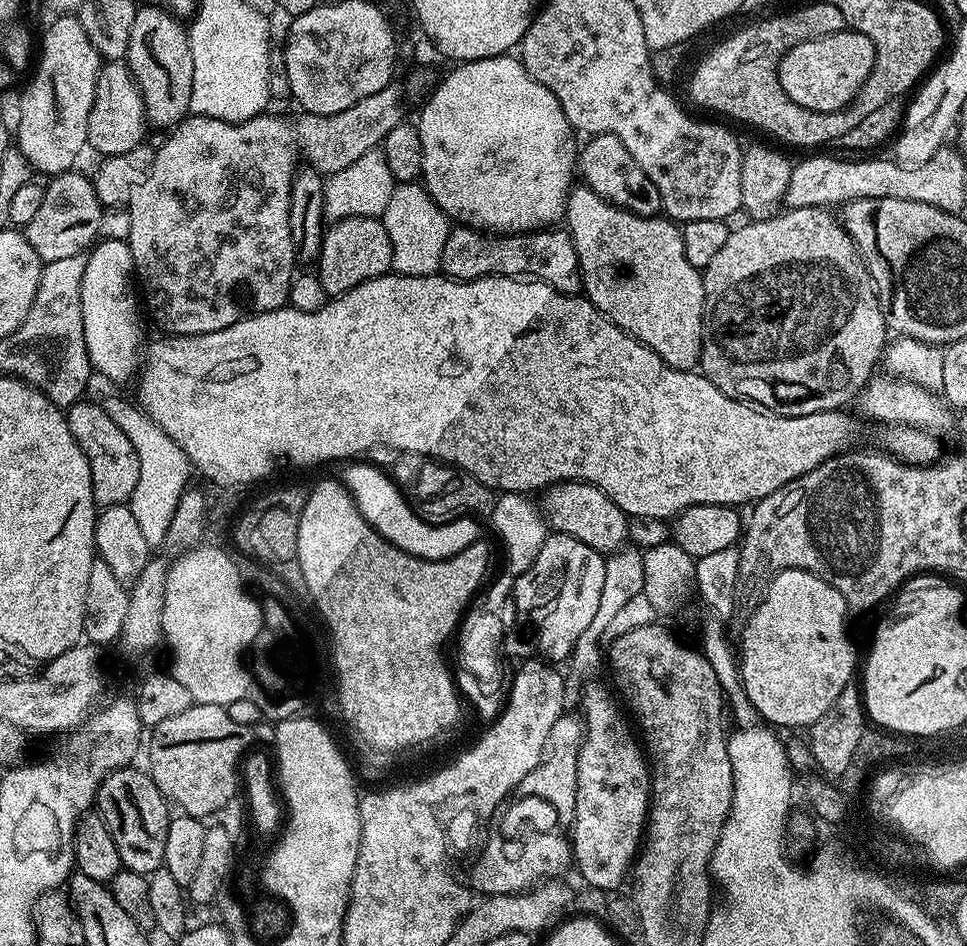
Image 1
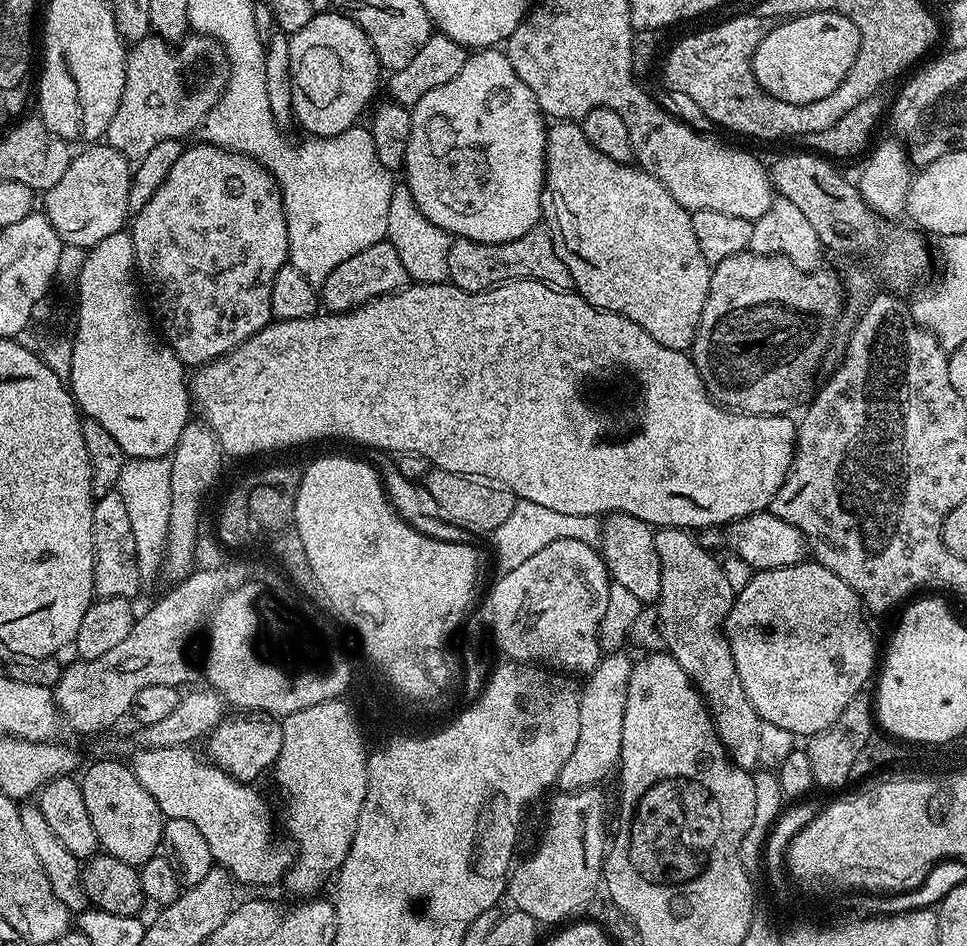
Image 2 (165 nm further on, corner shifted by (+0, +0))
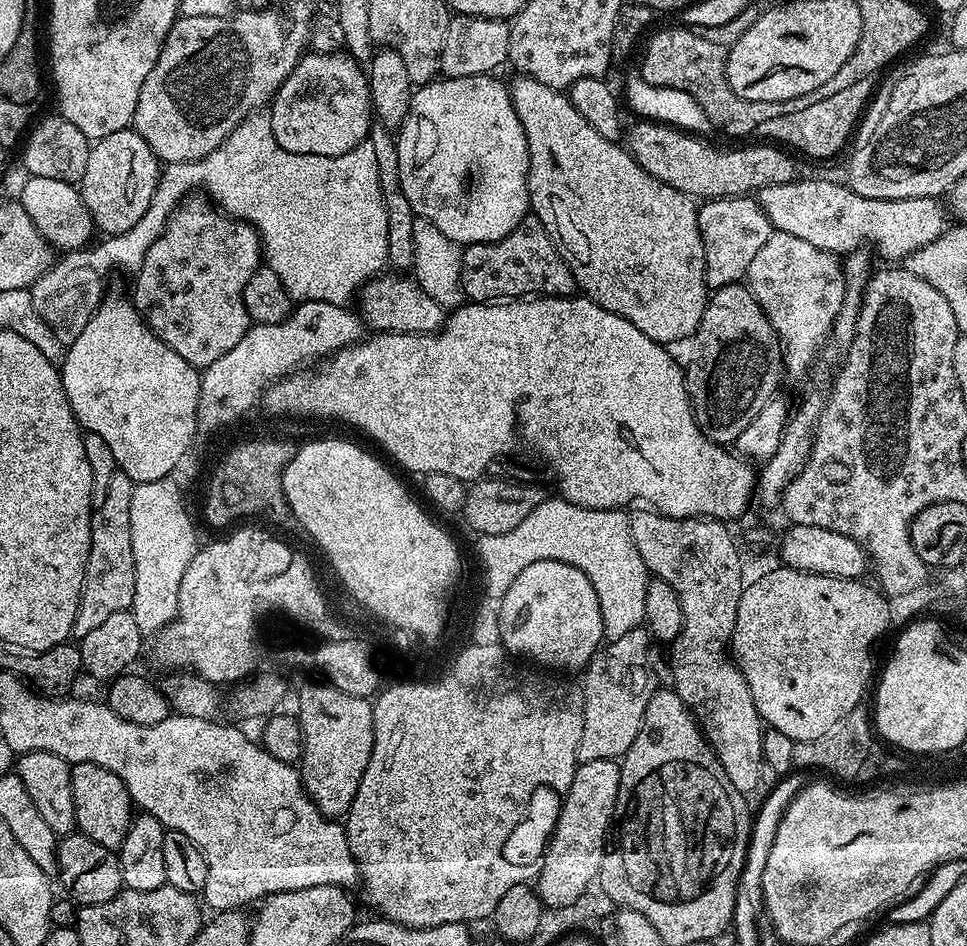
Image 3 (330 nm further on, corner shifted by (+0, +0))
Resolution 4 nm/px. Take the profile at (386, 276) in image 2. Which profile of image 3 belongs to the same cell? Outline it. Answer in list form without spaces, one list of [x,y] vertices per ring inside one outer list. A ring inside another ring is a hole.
[[[381,274],[372,277],[358,293],[358,315],[369,329],[376,332],[414,332],[417,334],[435,334],[440,331],[441,321],[445,319],[445,309],[438,302],[434,302],[434,298],[430,298],[430,294],[426,294],[426,290],[422,290],[416,283],[415,279],[404,276],[388,276],[389,274]]]

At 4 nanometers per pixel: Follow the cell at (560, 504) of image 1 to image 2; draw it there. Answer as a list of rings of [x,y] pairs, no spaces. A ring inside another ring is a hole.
[[[611,511],[603,517],[598,551],[604,558],[608,575],[618,586],[626,586],[644,606],[655,605],[662,590],[662,570],[654,546],[655,537],[653,525],[625,512]]]

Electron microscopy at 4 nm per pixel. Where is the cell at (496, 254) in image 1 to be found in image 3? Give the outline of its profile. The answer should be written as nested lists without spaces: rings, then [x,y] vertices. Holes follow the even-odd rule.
[[[521,226],[495,244],[469,244],[460,253],[460,288],[472,302],[496,302],[501,298],[528,298],[533,294],[545,296],[571,296],[577,291],[576,277],[564,263],[557,245],[547,232]]]

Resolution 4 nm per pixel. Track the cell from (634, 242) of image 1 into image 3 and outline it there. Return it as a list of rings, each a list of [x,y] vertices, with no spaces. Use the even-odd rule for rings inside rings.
[[[523,74],[517,75],[515,78],[517,80],[511,81],[510,84],[510,95],[514,110],[522,122],[524,133],[528,139],[528,195],[530,197],[530,208],[534,216],[536,212],[537,218],[544,223],[541,224],[543,231],[547,232],[549,237],[558,245],[558,251],[564,263],[571,268],[572,275],[576,277],[579,291],[608,312],[613,312],[630,322],[634,322],[634,326],[638,326],[638,330],[642,330],[642,334],[646,334],[646,338],[650,338],[659,344],[673,346],[672,344],[678,343],[679,340],[685,339],[684,341],[687,341],[695,336],[696,329],[699,328],[700,319],[704,313],[705,303],[710,296],[704,278],[704,247],[702,246],[700,227],[696,217],[698,211],[697,201],[693,197],[687,196],[685,192],[674,190],[674,186],[654,178],[646,170],[642,170],[640,163],[625,151],[621,145],[620,149],[618,145],[612,144],[616,142],[613,142],[609,137],[594,131],[586,122],[586,118],[582,118],[582,114],[572,105],[571,99],[563,91],[546,86],[542,82]],[[636,296],[644,296],[649,310],[652,311],[652,316],[640,316],[639,310],[632,305],[636,300]]]

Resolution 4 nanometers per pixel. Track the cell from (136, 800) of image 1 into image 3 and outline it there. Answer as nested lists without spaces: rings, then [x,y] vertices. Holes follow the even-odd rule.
[[[82,762],[72,765],[70,786],[74,790],[74,814],[76,827],[84,835],[102,846],[116,850],[126,838],[126,830],[132,824],[134,805],[122,778],[97,764]]]

